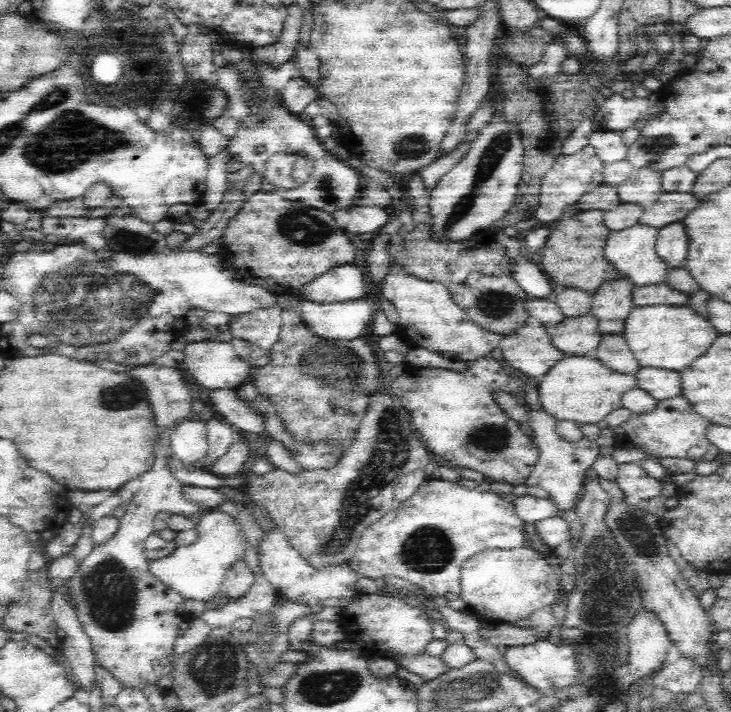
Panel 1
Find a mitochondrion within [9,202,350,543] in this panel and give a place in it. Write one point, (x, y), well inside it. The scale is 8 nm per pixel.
(60, 298)

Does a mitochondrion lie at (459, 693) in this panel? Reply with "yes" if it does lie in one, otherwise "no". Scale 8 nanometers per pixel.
yes

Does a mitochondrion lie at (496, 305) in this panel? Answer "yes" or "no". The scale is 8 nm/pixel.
yes

